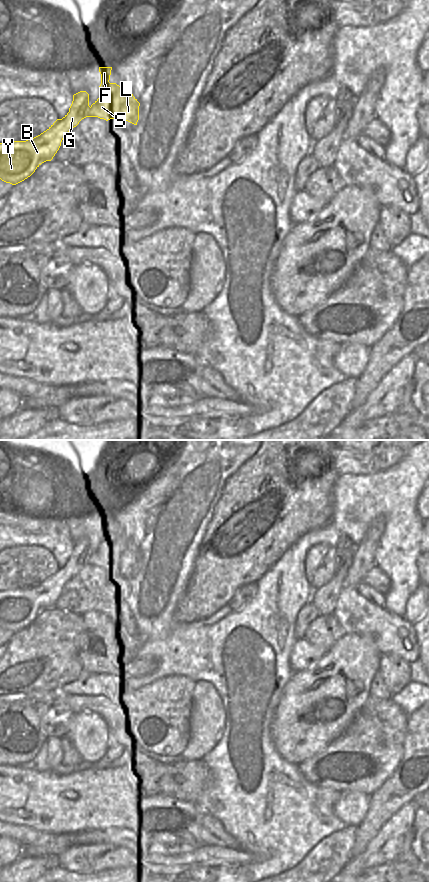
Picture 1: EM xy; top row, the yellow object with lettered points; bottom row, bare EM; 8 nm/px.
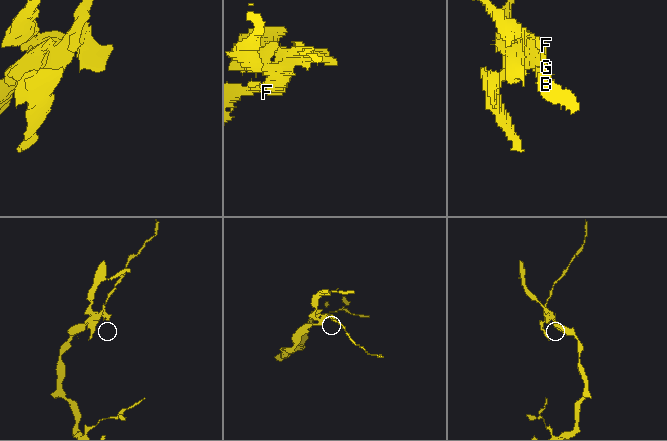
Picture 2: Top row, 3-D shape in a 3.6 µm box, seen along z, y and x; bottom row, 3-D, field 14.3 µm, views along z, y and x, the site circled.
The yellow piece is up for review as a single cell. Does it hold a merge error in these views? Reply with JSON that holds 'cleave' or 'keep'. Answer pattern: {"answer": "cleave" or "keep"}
{"answer": "cleave"}

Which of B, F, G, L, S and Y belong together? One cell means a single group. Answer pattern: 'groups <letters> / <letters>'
groups B G Y / F L S

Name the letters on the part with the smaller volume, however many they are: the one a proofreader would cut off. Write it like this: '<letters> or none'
F, L, S

